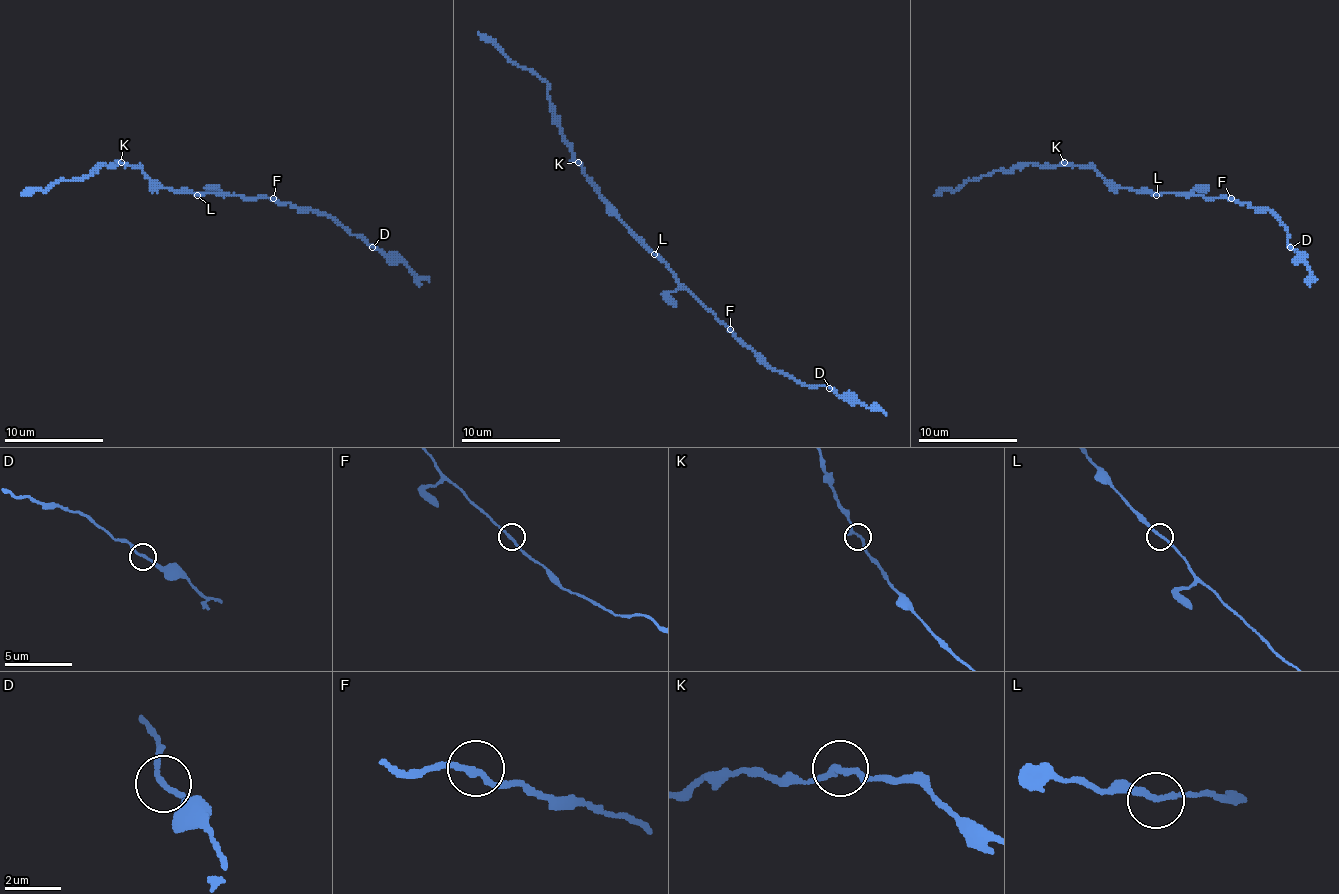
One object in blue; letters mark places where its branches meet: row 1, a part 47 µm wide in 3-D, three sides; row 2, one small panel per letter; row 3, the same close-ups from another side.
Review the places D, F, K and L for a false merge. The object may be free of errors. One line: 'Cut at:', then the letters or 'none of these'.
Cut at: none of these

